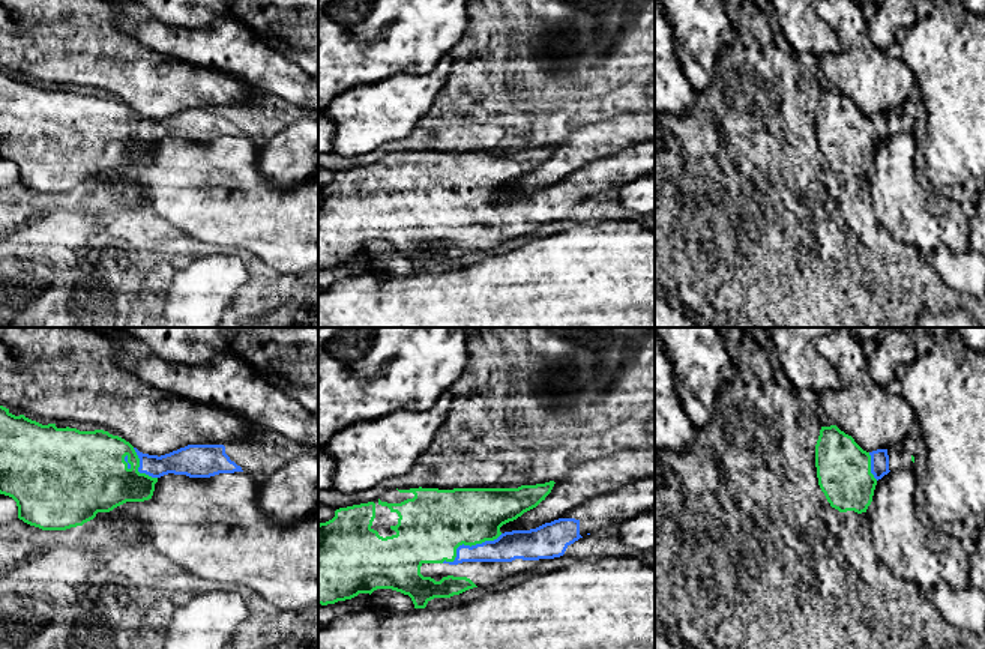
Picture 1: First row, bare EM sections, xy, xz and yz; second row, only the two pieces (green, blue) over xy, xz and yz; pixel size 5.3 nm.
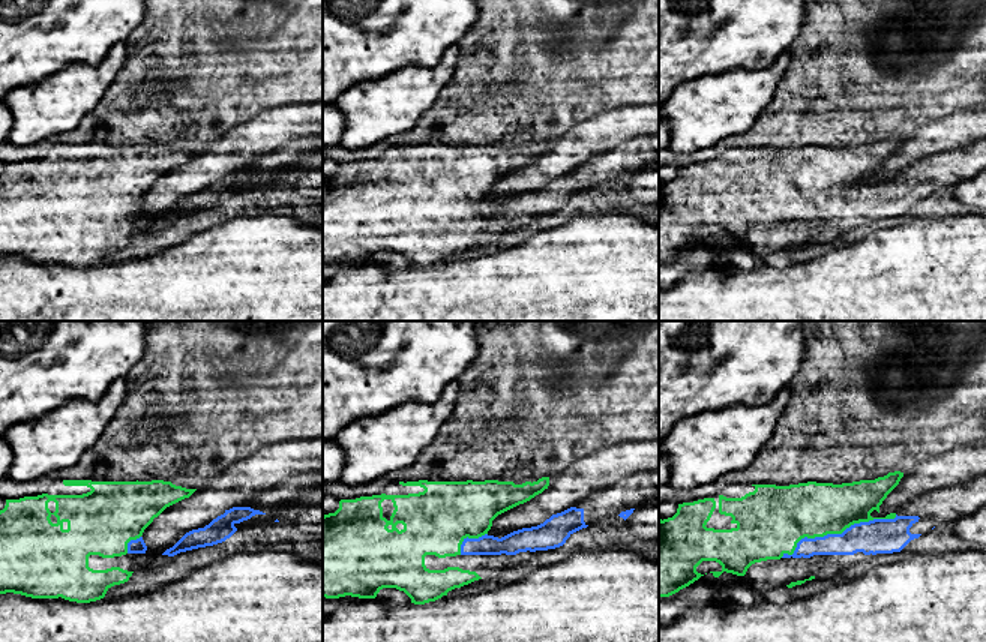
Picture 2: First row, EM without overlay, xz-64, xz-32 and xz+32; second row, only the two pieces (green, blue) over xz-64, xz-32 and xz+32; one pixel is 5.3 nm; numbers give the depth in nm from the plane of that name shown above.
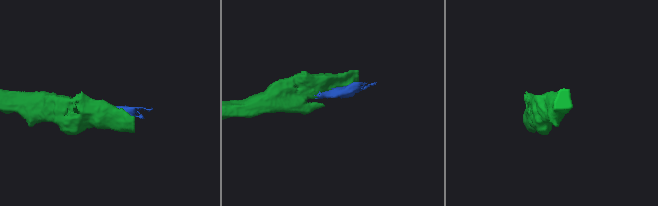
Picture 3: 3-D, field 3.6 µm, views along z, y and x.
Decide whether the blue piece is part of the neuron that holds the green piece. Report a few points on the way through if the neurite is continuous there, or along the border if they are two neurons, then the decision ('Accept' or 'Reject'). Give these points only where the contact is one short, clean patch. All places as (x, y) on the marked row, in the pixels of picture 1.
Accept

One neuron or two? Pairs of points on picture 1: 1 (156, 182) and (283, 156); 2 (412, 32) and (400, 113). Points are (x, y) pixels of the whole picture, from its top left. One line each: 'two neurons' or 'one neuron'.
1: two neurons
2: two neurons

